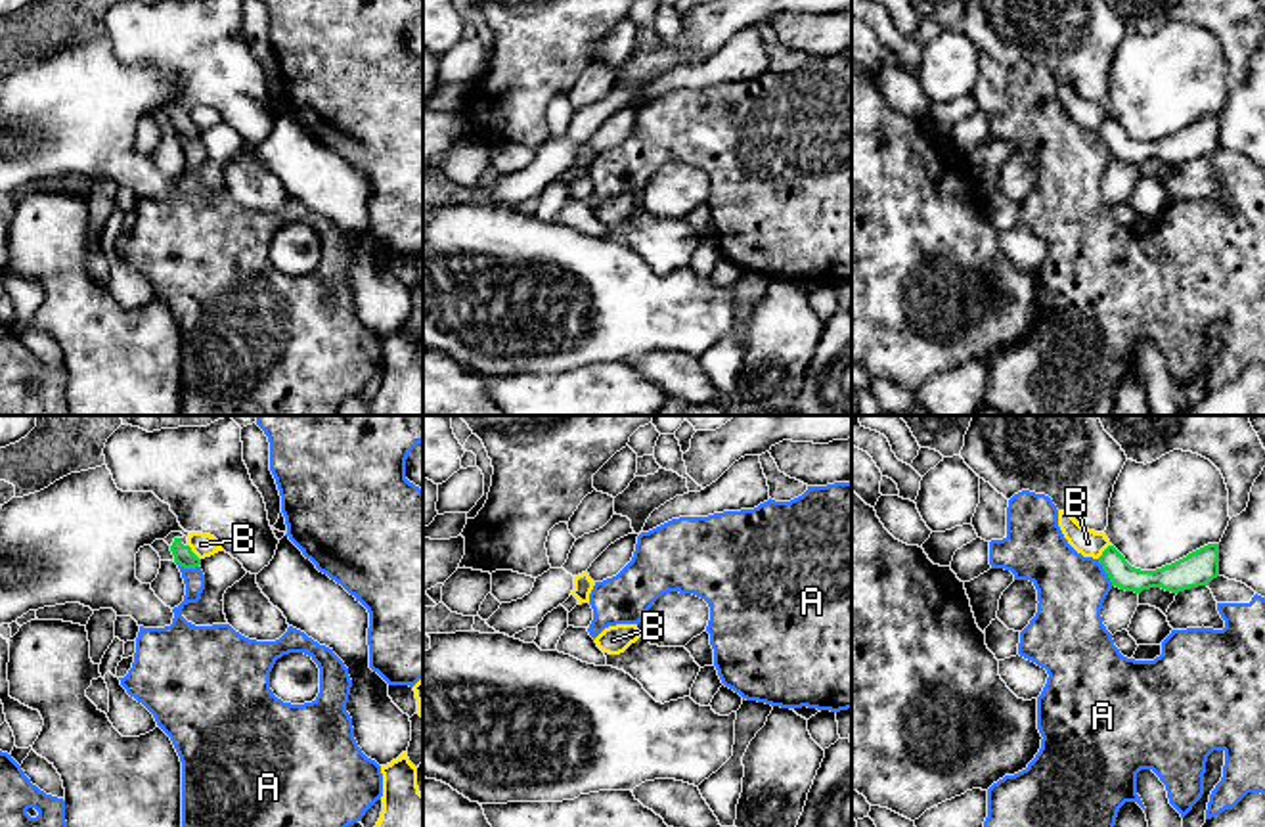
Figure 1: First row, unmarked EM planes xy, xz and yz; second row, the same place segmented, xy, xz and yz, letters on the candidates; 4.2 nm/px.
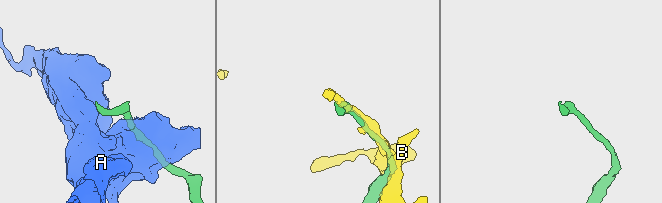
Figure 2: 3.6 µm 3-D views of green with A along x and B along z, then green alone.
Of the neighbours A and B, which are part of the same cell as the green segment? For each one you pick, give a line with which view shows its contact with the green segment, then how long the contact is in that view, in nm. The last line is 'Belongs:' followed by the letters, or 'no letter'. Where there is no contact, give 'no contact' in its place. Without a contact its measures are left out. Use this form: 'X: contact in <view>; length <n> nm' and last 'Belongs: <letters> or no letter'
Belongs: no letter

